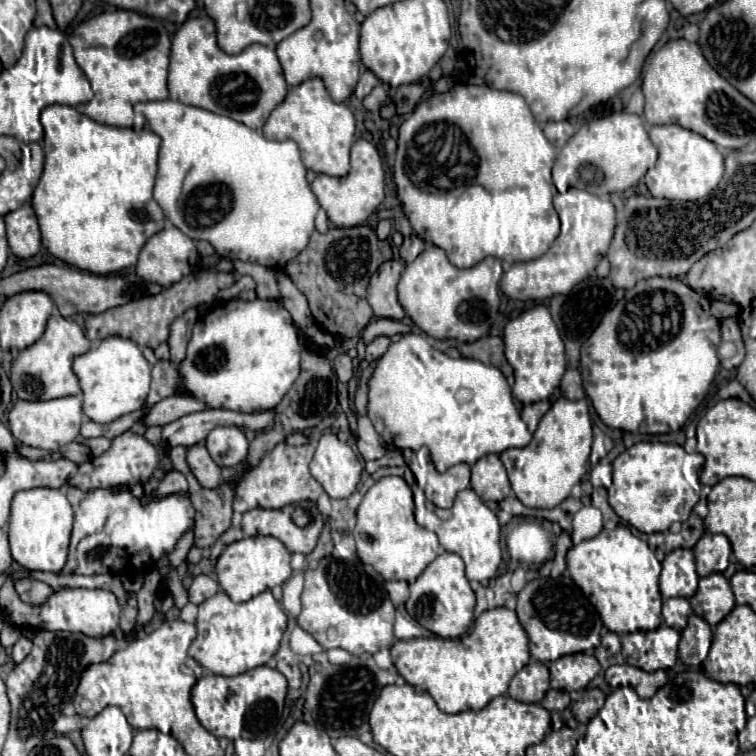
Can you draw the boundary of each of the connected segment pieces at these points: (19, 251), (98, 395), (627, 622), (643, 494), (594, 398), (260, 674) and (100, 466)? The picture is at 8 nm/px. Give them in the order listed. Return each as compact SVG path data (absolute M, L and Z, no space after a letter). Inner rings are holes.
M23 204L19 210L5 216L9 248L19 258L31 258L39 252L41 234L37 226L37 216L31 204Z
M109 336L97 348L85 352L83 356L77 356L73 362L73 370L83 388L83 412L99 424L113 422L141 408L149 394L151 364L145 360L133 340L121 336Z
M627 526L601 530L595 538L575 544L567 552L567 568L575 584L595 604L605 628L615 634L647 632L661 624L661 564L647 542L631 534Z
M639 442L621 452L612 463L612 485L607 490L609 504L619 518L639 532L665 532L673 522L685 522L699 502L701 466L701 454L687 454L677 444Z
M653 276L639 280L603 316L601 324L581 348L579 372L587 378L585 392L607 426L625 432L677 432L709 392L719 368L719 342L721 328L719 320L709 310L709 300L679 278Z
M259 666L253 670L247 670L239 676L225 678L217 674L205 674L197 680L193 686L193 706L199 722L205 730L209 730L217 738L265 738L269 732L273 732L277 720L283 714L283 702L287 694L287 680L279 670L273 670L269 666ZM251 732L257 732L253 736Z
M125 432L125 434L121 434L121 436L117 436L117 438L111 440L111 448L105 454L101 454L99 458L91 458L87 464L83 464L79 468L79 472L73 478L69 478L69 484L79 486L81 490L111 488L111 486L123 486L123 484L127 484L131 488L137 482L145 484L151 478L151 474L153 474L153 470L157 466L165 468L167 472L171 470L171 462L167 458L167 452L161 454L143 436L137 436L133 432Z

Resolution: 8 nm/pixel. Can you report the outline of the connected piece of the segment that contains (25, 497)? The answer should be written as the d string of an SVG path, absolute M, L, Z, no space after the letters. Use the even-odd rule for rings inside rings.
M33 488L17 492L11 504L9 518L9 544L13 560L27 570L61 572L67 562L69 536L73 526L73 508L63 490Z

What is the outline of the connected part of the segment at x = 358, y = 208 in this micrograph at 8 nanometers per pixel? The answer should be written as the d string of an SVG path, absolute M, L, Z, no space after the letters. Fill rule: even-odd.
M357 138L351 148L351 172L341 178L319 174L315 182L311 184L311 188L321 208L325 208L329 220L335 226L349 228L349 226L363 224L385 198L385 172L383 172L383 162L375 144L371 144L369 140Z

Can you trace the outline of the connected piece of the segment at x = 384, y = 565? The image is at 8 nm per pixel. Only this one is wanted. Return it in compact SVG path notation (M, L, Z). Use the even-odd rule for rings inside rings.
M363 471L357 489L358 493L363 495L363 502L357 508L357 522L355 515L355 526L351 530L351 536L357 544L357 556L361 558L361 562L371 564L385 580L415 582L417 576L427 568L427 564L431 564L437 556L441 556L447 550L439 544L435 532L421 528L415 520L415 498L411 494L413 488L418 486L415 477L412 484L408 484L399 476L385 477L387 478L375 480L373 474L367 475Z

